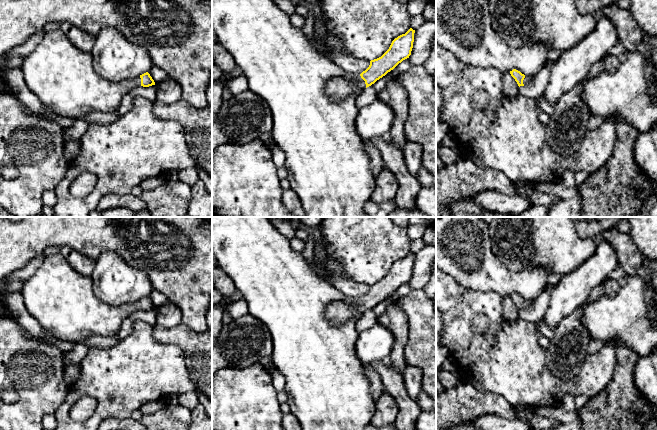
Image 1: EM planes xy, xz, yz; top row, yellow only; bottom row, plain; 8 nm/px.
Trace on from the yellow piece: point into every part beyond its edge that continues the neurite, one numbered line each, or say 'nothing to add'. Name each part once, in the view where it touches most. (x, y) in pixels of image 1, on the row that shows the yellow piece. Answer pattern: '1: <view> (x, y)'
1: xz (328, 167)

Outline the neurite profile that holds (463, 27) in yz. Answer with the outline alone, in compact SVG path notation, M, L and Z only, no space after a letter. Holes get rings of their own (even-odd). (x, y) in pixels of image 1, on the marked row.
M436 0L436 42L467 65L492 67L503 73L516 69L528 78L544 67L553 50L544 43L510 47L492 28L489 0Z

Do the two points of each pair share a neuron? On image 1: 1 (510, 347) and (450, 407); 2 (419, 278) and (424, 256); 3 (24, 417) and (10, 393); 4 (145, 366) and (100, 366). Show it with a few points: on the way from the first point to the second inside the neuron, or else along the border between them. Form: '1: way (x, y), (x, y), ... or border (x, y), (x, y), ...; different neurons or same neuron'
1: border (460, 381), (493, 393); different neurons
2: way (421, 273), (423, 261); same neuron
3: border (10, 387), (17, 395), (17, 399), (12, 403); different neurons
4: way (134, 366), (111, 366); same neuron

